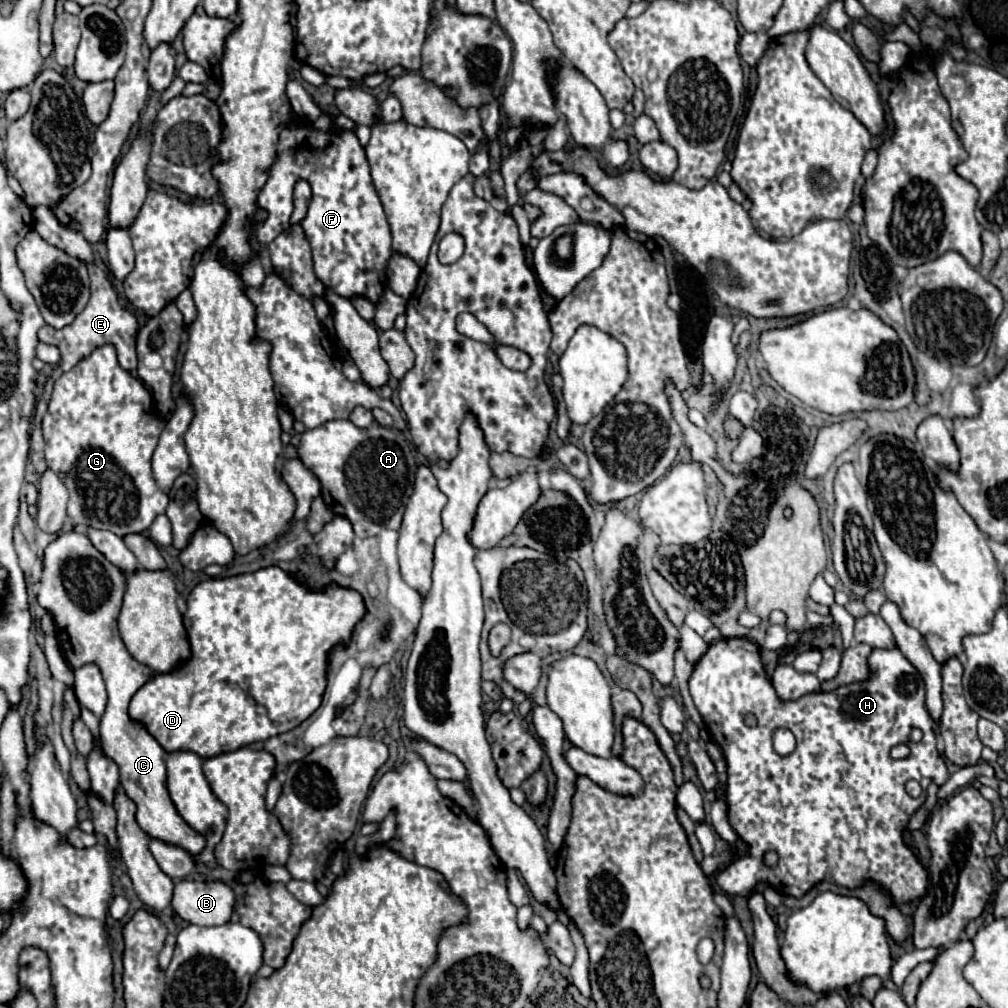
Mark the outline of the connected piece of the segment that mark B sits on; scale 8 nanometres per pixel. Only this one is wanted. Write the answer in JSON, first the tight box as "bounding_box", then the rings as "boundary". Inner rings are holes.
{"bounding_box":[172,879,234,925],"boundary":[[[184,879],[174,885],[172,909],[186,923],[224,925],[230,921],[234,903],[232,889],[222,881],[198,883]]]}

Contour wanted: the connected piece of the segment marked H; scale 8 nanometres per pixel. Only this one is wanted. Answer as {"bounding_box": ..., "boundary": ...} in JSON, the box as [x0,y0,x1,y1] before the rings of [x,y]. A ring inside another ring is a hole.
{"bounding_box":[688,637,950,905],"boundary":[[[730,637],[730,639],[718,639],[714,643],[708,645],[706,653],[702,655],[702,659],[698,659],[698,663],[694,663],[692,667],[692,675],[688,679],[688,685],[690,685],[690,695],[694,699],[694,705],[698,707],[702,719],[704,719],[704,725],[706,725],[706,731],[710,733],[710,739],[722,749],[724,753],[724,759],[726,759],[726,771],[728,771],[728,781],[726,781],[726,793],[724,793],[724,799],[728,803],[728,823],[730,827],[738,833],[738,837],[748,845],[748,853],[744,857],[738,857],[734,861],[730,861],[730,865],[726,865],[716,881],[718,885],[728,893],[728,895],[742,895],[742,897],[750,897],[752,889],[764,881],[768,883],[770,887],[774,887],[780,895],[788,895],[788,897],[796,897],[800,899],[804,893],[808,893],[816,883],[820,881],[828,881],[828,883],[834,883],[834,885],[840,885],[840,887],[846,887],[846,889],[854,889],[858,887],[858,883],[866,883],[866,879],[870,879],[872,883],[878,883],[878,887],[882,887],[882,891],[890,891],[890,899],[894,899],[894,905],[902,905],[902,903],[910,903],[910,901],[916,901],[920,899],[922,895],[926,895],[926,887],[928,887],[928,871],[926,867],[918,861],[916,853],[904,843],[904,829],[908,825],[908,819],[912,817],[912,813],[916,813],[924,801],[926,801],[926,787],[930,783],[936,783],[936,785],[944,785],[946,779],[950,777],[948,775],[948,769],[946,769],[946,761],[942,759],[940,751],[938,751],[938,743],[936,743],[936,735],[932,731],[932,717],[928,715],[926,711],[926,705],[924,705],[924,681],[922,677],[918,675],[918,671],[914,669],[914,665],[900,653],[900,649],[872,649],[870,657],[868,657],[868,667],[870,667],[870,675],[866,681],[860,681],[860,683],[854,683],[854,685],[846,685],[846,687],[838,687],[836,691],[818,691],[818,693],[810,693],[810,695],[802,695],[800,699],[796,701],[784,701],[776,695],[774,687],[772,687],[772,681],[770,677],[766,675],[766,669],[764,669],[764,663],[762,663],[762,657],[760,657],[760,647],[750,641],[748,637]],[[746,713],[754,713],[756,719],[758,719],[758,725],[756,727],[748,727],[744,723],[744,717]],[[780,727],[786,727],[794,733],[796,737],[796,749],[782,757],[774,751],[772,747],[772,735],[776,729]],[[912,729],[922,729],[924,731],[924,739],[920,743],[912,743],[910,741],[910,731]],[[898,743],[908,743],[910,745],[910,755],[904,757],[904,759],[892,759],[890,757],[890,749]],[[910,779],[916,779],[920,785],[922,785],[922,795],[918,799],[912,799],[904,785],[906,781]],[[766,851],[776,851],[780,855],[778,859],[778,865],[776,867],[766,867],[764,861],[762,861],[762,855]]]}

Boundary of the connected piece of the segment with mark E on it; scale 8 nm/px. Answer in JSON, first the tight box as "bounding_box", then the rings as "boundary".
{"bounding_box":[30,265,138,473],"boundary":[[[88,265],[88,273],[90,273],[90,301],[86,305],[86,309],[66,327],[62,329],[54,329],[50,325],[44,325],[40,331],[38,331],[38,339],[44,341],[44,343],[50,343],[50,345],[56,345],[62,353],[62,361],[60,365],[52,371],[52,375],[48,377],[46,381],[46,387],[44,387],[44,395],[42,399],[36,403],[36,413],[34,413],[34,431],[32,431],[32,445],[30,445],[30,461],[32,465],[36,467],[38,473],[44,473],[46,471],[46,461],[44,461],[44,439],[42,439],[42,417],[46,415],[46,409],[48,409],[48,399],[50,399],[50,393],[52,393],[52,385],[54,381],[70,371],[78,361],[82,361],[84,357],[88,357],[94,349],[102,347],[102,345],[114,345],[116,349],[116,355],[118,355],[118,363],[122,369],[126,371],[134,371],[136,369],[136,333],[138,333],[138,319],[132,311],[124,309],[118,301],[118,293],[114,291],[114,285],[112,281],[108,279],[106,271],[102,271],[98,265]]]}

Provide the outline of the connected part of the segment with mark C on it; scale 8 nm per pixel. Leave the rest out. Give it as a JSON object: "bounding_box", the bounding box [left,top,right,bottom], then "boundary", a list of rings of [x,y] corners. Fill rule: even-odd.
{"bounding_box":[38,531,206,857],"boundary":[[[68,531],[62,533],[60,537],[56,537],[46,549],[44,549],[44,561],[42,561],[42,577],[38,581],[38,603],[52,615],[54,623],[56,623],[56,637],[60,641],[60,649],[66,657],[66,661],[76,669],[84,663],[96,663],[102,669],[102,677],[108,689],[108,705],[104,715],[100,717],[100,739],[102,739],[102,749],[104,753],[116,761],[116,765],[120,767],[120,785],[126,791],[126,795],[136,803],[138,811],[136,811],[136,821],[140,825],[140,829],[158,841],[164,841],[168,845],[176,845],[186,849],[192,857],[202,853],[202,847],[206,847],[206,839],[196,833],[194,829],[190,829],[186,825],[186,821],[178,815],[168,789],[166,789],[166,763],[164,763],[164,755],[166,751],[158,745],[158,741],[136,721],[132,721],[128,717],[128,703],[132,699],[132,695],[150,679],[152,669],[138,663],[126,649],[126,645],[122,643],[120,635],[118,635],[118,613],[122,607],[122,595],[126,589],[126,577],[124,573],[114,567],[100,551],[96,551],[90,543],[90,539],[82,533],[76,531]]]}

